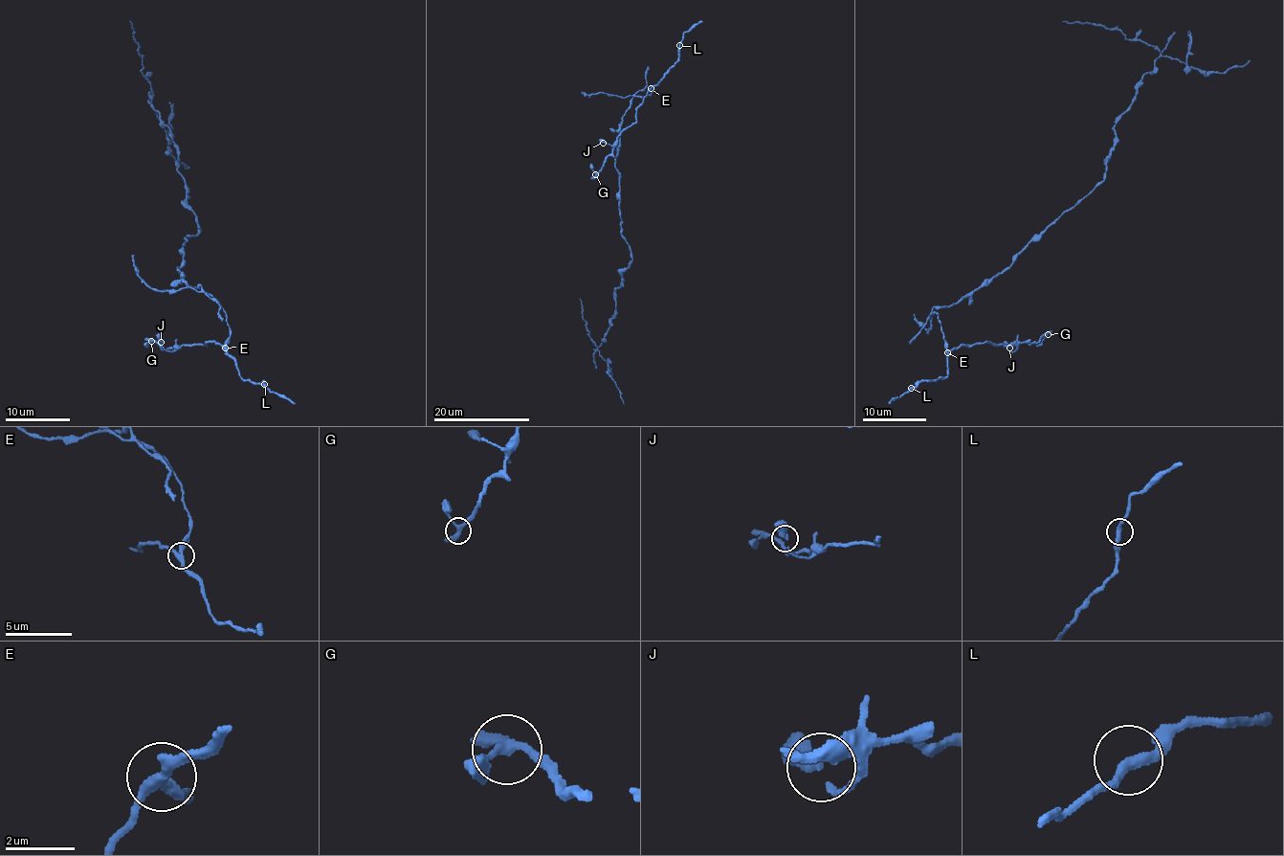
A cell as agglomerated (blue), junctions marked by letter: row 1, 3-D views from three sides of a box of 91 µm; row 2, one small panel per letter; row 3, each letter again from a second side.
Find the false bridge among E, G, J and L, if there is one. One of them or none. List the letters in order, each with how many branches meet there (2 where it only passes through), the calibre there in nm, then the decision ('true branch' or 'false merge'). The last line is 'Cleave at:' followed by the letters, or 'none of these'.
E: 3 | 280 nm | false merge
G: 3 | 240 nm | true branch
J: 2 | 300 nm | true branch
L: 2 | 280 nm | true branch
Cleave at: E

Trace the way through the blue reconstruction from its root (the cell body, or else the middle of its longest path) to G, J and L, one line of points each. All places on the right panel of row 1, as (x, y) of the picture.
G: (1046, 228), (1009, 267), (955, 304), (931, 311), (938, 314), (949, 350), (987, 341), (1031, 344), (1048, 334)
J: (1046, 228), (1009, 267), (955, 304), (931, 311), (938, 314), (947, 349), (987, 341), (1009, 348)
L: (1046, 228), (1009, 267), (955, 304), (933, 307), (947, 350), (947, 375), (911, 388)

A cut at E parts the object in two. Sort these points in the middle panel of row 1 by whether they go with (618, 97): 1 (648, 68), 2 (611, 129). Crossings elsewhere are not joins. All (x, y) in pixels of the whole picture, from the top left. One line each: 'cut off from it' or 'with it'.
1: with it
2: with it

